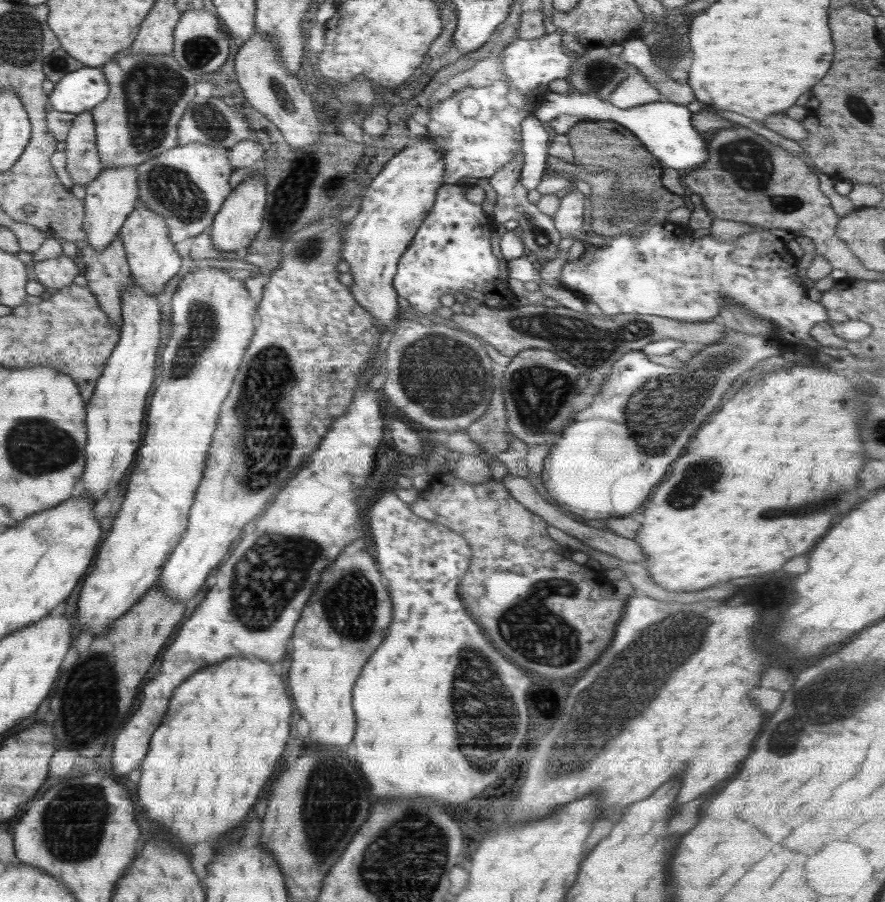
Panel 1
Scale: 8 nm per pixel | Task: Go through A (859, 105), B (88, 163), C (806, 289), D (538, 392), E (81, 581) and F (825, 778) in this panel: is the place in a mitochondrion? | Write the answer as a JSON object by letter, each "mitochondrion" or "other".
{"A":"mitochondrion","B":"other","C":"other","D":"mitochondrion","E":"other","F":"other"}

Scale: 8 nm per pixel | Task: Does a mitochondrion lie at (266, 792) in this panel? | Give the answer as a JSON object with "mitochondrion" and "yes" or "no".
{"mitochondrion":"no"}

